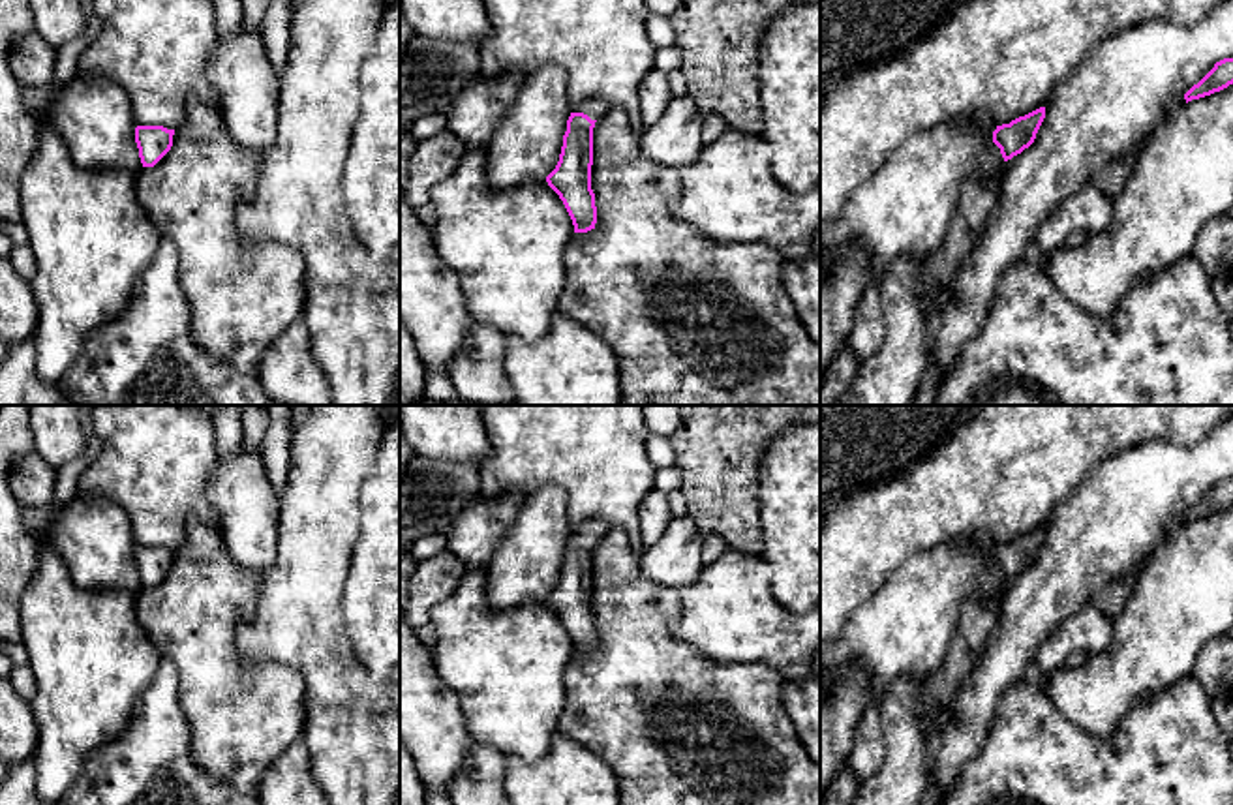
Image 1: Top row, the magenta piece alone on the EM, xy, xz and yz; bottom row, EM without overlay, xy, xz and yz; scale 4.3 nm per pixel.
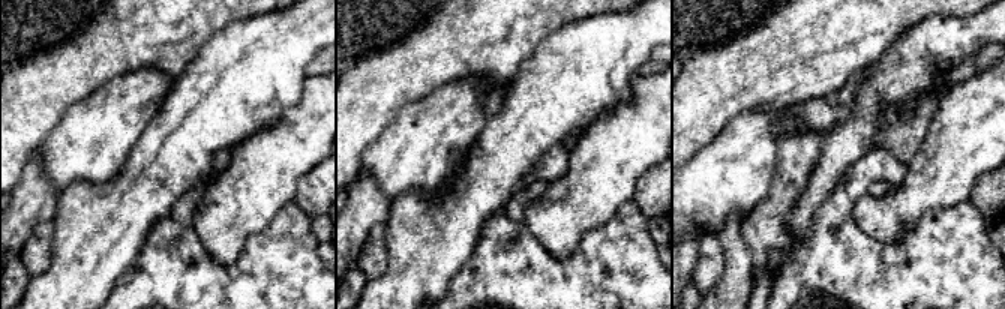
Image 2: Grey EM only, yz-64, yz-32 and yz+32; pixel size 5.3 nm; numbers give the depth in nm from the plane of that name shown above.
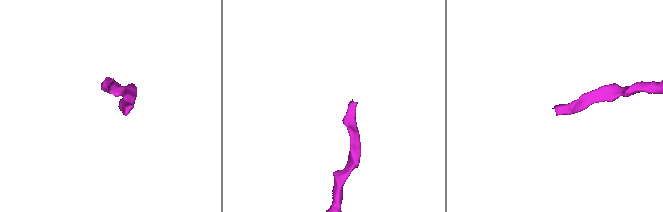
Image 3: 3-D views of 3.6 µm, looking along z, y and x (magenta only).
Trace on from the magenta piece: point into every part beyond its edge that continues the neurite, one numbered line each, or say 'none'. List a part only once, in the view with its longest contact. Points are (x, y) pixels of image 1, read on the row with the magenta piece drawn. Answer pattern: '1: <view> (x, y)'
1: xz (595, 107)

